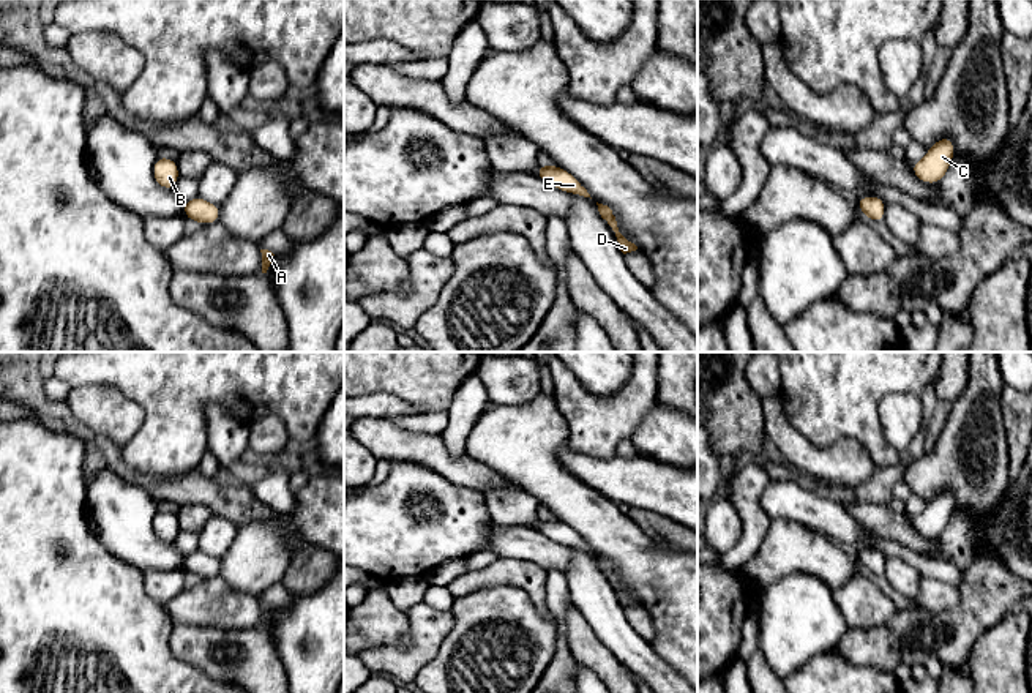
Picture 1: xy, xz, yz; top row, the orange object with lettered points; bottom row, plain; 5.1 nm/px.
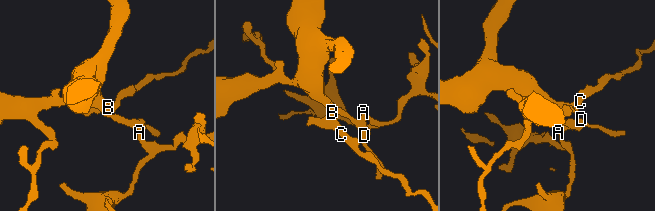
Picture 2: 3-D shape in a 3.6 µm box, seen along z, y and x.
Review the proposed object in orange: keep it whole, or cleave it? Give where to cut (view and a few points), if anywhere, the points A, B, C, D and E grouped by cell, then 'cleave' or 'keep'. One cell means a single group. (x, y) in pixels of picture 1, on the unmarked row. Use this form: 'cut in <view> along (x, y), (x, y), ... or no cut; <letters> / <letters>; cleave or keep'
no cut; A B C D E; keep

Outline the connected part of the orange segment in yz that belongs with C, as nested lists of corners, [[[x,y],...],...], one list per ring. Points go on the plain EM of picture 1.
[[[940,491],[920,515],[910,518],[910,523],[923,537],[940,537],[953,510],[953,493]]]

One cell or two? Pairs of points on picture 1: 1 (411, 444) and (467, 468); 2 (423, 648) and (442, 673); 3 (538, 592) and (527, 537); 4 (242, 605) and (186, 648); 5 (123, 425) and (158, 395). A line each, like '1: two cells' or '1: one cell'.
1: one cell
2: two cells
3: two cells
4: two cells
5: two cells

